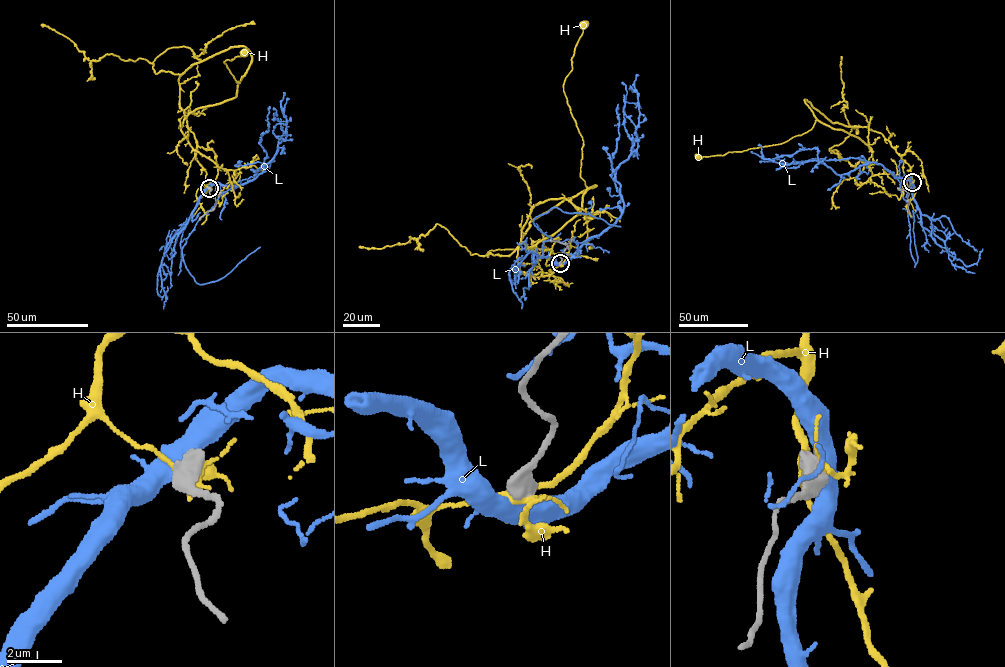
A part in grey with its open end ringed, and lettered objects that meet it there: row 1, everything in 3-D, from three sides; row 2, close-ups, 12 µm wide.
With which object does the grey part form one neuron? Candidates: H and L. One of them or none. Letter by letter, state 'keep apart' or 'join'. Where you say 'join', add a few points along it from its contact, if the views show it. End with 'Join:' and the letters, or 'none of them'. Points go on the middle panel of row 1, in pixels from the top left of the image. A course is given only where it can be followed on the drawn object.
H: keep apart
L: keep apart
Join: none of them

